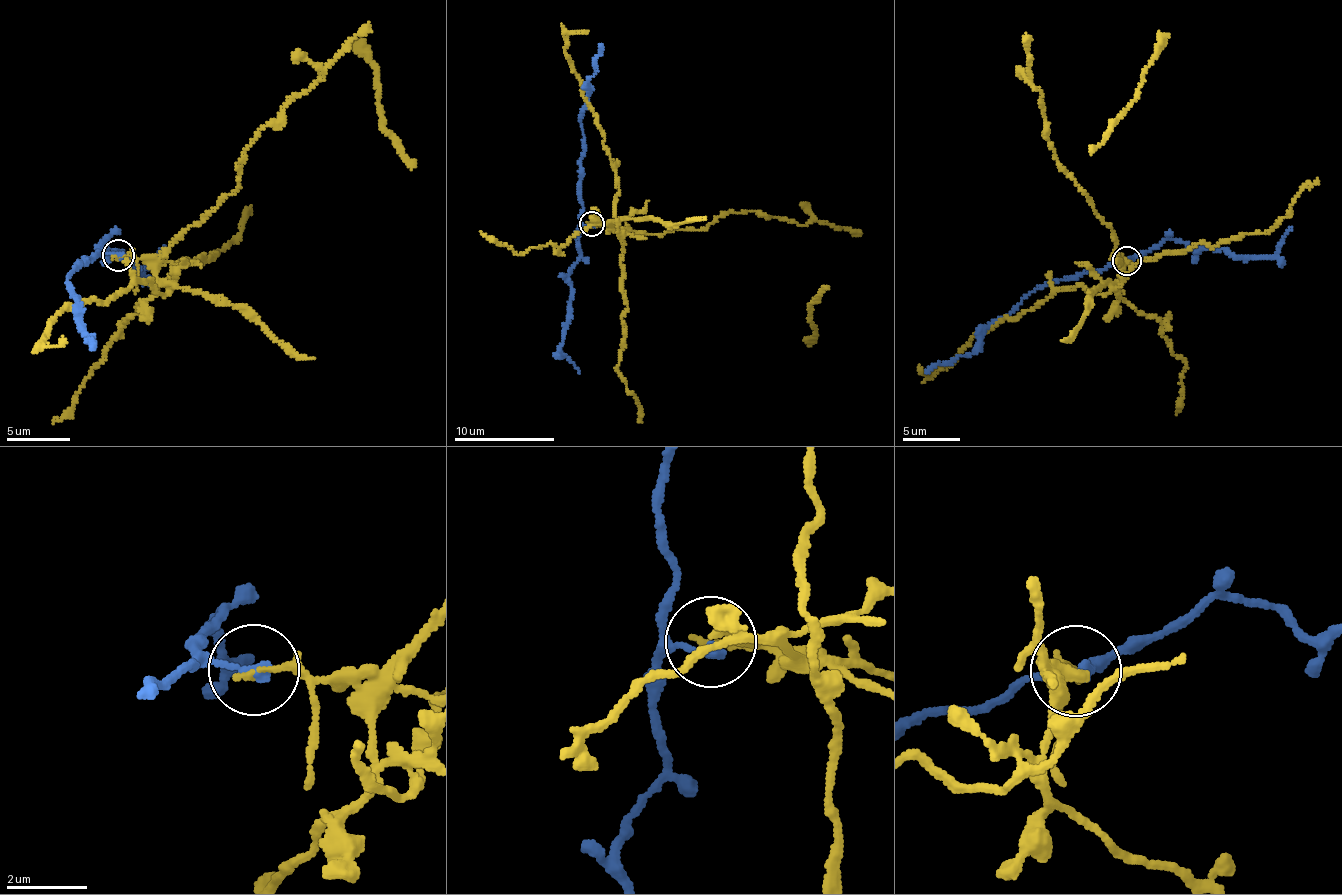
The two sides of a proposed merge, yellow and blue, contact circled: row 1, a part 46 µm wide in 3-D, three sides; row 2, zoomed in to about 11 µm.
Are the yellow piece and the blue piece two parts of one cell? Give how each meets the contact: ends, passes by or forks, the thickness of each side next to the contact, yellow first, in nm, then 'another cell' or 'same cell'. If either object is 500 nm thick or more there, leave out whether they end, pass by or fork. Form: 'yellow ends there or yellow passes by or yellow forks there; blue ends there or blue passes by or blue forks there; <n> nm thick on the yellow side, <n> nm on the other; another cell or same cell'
yellow ends there; blue ends there; 160 nm thick on the yellow side, 260 nm on the other; another cell

